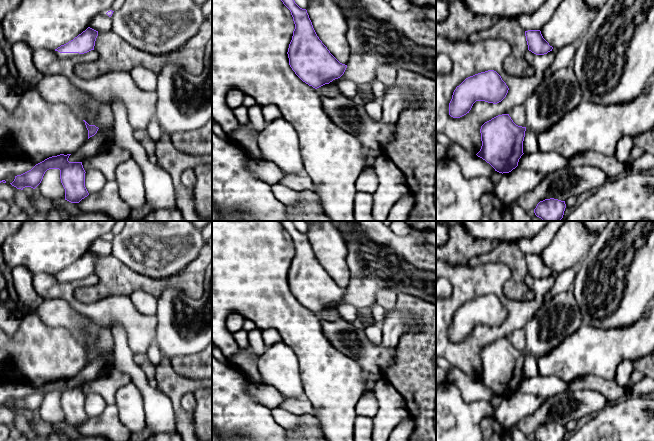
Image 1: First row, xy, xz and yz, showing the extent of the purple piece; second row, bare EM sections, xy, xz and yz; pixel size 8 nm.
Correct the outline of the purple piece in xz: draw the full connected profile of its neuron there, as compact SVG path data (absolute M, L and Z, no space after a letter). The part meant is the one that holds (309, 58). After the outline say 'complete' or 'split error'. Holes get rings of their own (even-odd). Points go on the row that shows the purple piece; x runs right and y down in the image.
M281 0L290 10L295 24L292 40L288 48L289 65L306 84L317 89L340 78L347 65L340 63L317 36L306 9L300 8L294 0Z; complete

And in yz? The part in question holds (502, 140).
M509 114L498 115L480 129L482 146L476 154L499 173L509 173L517 166L547 175L568 165L568 160L552 151L523 153L526 127L516 125Z; split error

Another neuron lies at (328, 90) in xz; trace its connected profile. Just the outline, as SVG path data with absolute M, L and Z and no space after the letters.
M325 84L316 89L320 96L325 97L335 97L341 95L341 92L337 86L337 84Z

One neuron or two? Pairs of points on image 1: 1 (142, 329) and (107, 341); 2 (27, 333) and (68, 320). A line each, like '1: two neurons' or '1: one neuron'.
1: two neurons
2: two neurons

